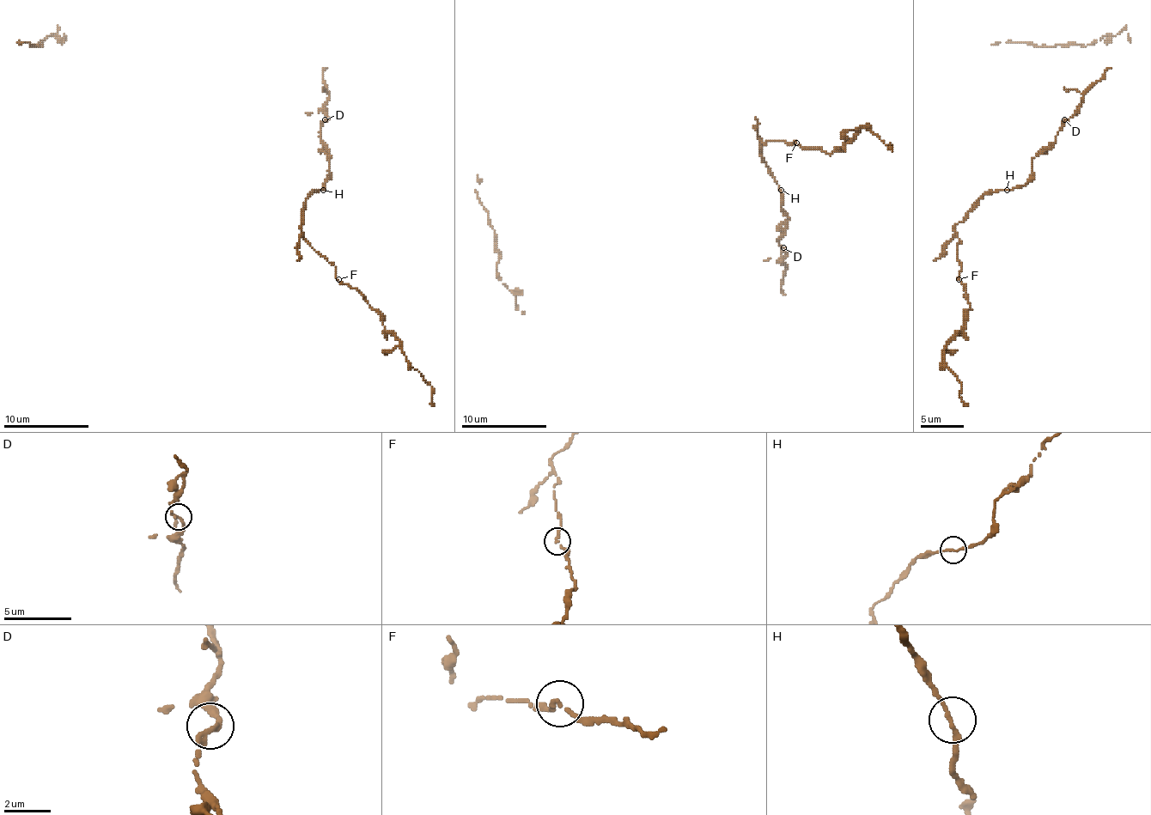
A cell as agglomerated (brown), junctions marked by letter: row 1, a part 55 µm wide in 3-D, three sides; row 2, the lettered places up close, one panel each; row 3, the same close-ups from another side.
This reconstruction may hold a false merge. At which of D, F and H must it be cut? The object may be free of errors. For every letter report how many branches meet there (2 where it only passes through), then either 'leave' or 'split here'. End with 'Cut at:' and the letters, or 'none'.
D: 2 branches meet; leave
F: 2 branches meet; leave
H: 2 branches meet; leave
Cut at: none

